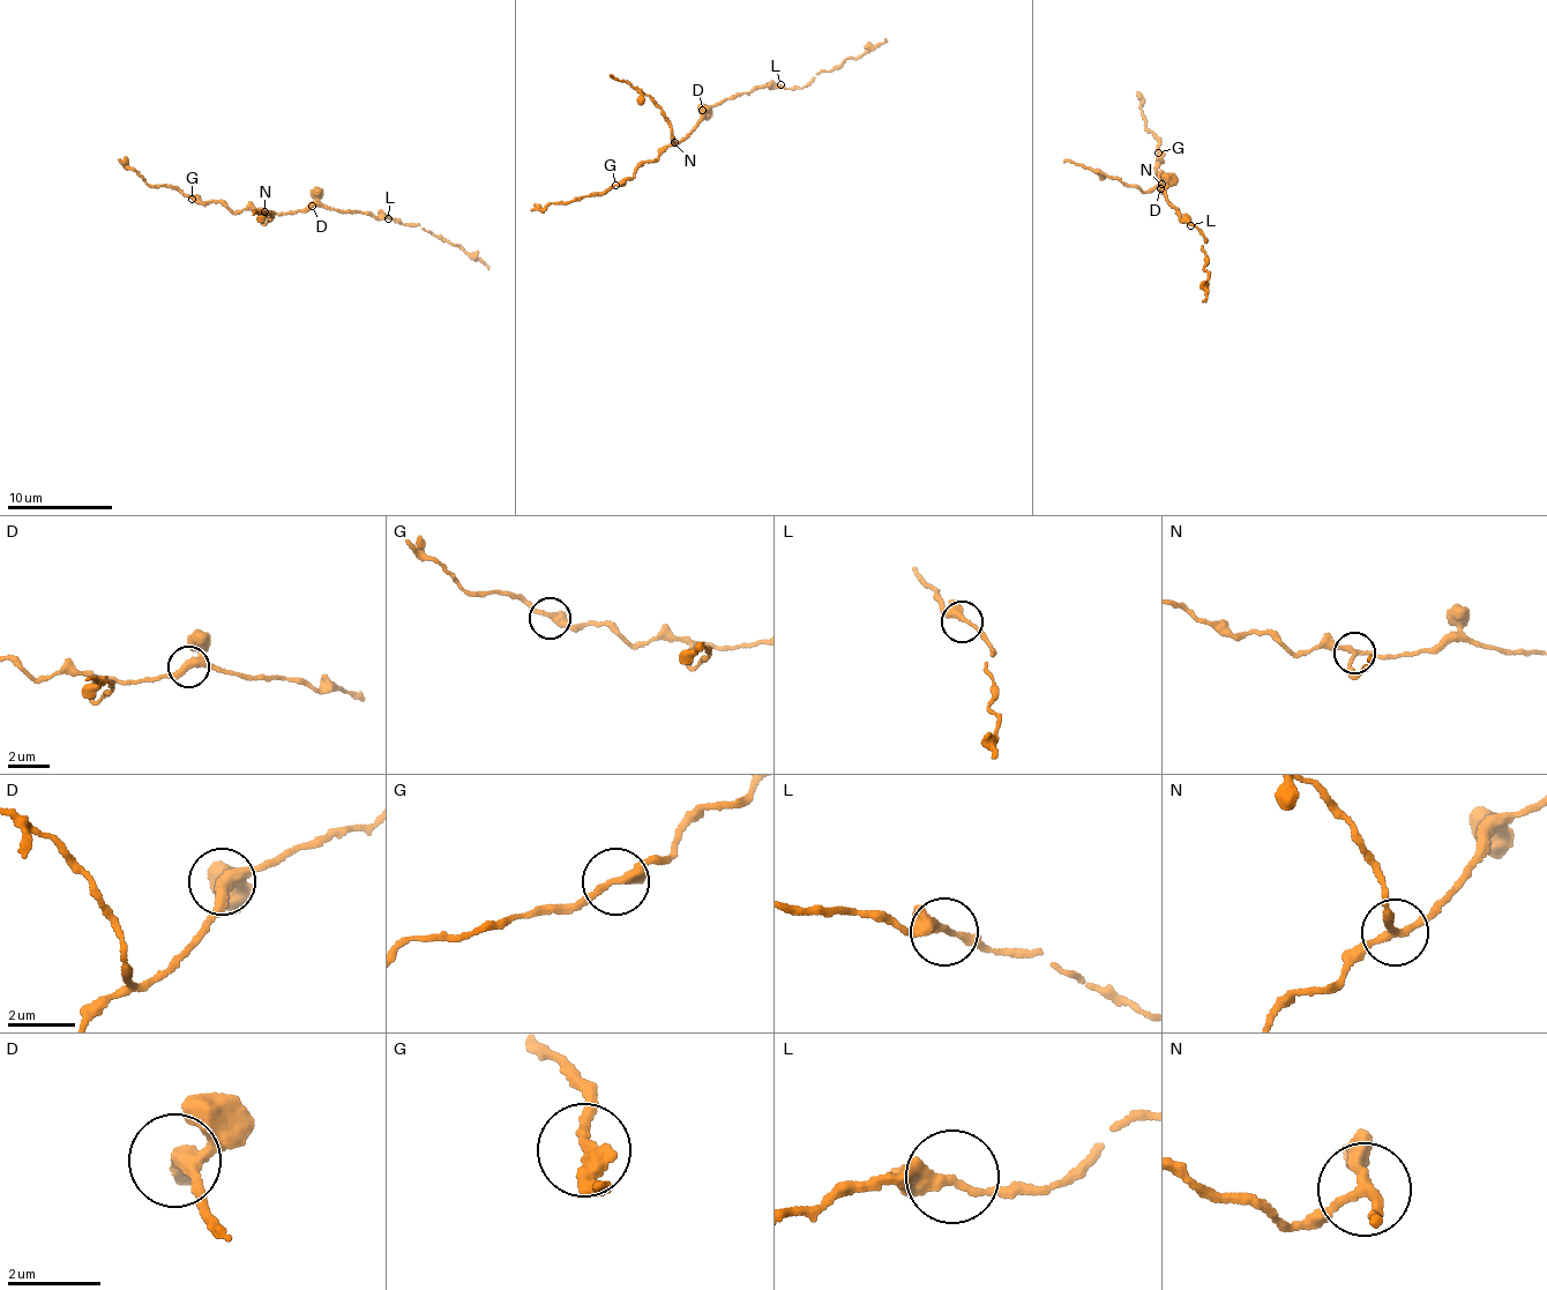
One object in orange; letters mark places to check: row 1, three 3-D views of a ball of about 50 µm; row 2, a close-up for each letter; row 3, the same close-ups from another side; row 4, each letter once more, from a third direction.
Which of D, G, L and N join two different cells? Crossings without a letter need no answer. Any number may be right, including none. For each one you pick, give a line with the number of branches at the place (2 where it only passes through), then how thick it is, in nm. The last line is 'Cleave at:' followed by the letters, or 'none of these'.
N: branches 3; calibre 170 nm
Cleave at: N

